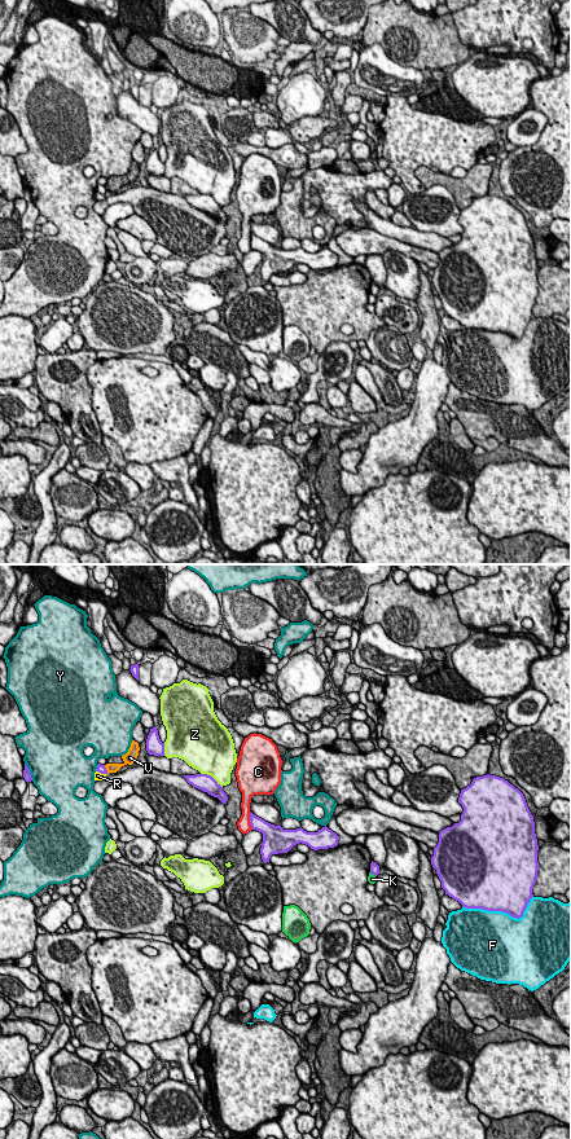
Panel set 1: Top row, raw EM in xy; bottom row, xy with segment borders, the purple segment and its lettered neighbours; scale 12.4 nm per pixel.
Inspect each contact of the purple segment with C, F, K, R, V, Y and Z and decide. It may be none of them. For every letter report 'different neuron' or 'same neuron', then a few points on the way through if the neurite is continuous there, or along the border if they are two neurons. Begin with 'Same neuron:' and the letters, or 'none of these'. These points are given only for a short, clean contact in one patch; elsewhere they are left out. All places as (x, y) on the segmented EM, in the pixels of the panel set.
Same neuron: none of these
C: different neuron
F: different neuron
K: different neuron
R: different neuron; border along xy (96, 770), (105, 774)
V: different neuron
Y: different neuron
Z: different neuron

